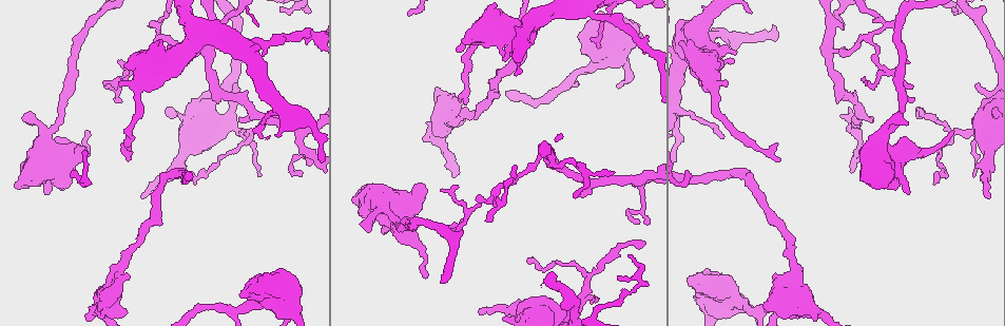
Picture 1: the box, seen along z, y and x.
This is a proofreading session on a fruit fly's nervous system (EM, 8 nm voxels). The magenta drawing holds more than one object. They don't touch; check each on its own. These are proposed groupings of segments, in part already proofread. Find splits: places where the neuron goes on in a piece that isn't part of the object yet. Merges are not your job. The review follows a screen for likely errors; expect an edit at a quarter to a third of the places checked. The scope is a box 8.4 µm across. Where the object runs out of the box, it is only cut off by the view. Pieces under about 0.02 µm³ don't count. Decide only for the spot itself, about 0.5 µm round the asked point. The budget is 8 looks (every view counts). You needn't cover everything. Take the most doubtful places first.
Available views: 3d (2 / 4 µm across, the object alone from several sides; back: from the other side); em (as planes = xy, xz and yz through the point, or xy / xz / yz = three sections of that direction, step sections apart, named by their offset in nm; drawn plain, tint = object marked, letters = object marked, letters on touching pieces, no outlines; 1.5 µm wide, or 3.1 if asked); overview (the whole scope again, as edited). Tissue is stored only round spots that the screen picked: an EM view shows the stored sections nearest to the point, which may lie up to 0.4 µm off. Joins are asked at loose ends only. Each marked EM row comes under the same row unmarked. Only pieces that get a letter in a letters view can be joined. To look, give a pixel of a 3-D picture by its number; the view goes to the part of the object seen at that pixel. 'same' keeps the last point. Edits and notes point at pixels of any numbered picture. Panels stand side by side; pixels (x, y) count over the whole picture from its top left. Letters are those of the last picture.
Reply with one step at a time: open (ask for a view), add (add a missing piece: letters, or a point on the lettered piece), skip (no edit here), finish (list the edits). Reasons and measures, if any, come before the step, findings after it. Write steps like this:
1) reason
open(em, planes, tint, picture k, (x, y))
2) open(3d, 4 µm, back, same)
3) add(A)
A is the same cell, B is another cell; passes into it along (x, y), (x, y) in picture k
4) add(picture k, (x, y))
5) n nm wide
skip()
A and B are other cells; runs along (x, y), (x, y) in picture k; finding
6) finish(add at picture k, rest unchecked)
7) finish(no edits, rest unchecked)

branch stops here
open(em, planes, letters, picture 1, (772, 276))

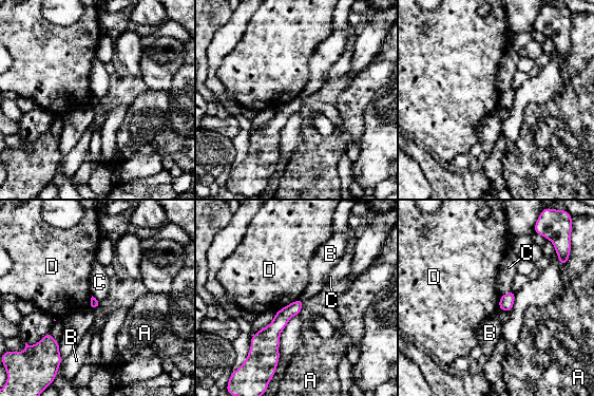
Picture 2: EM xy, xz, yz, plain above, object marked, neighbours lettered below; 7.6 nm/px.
skip()
A, B, C and D are other cells; no lettered piece goes on from it

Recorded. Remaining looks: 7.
free end
open(em, xz, step 4, letters, picture 1, (46, 193))

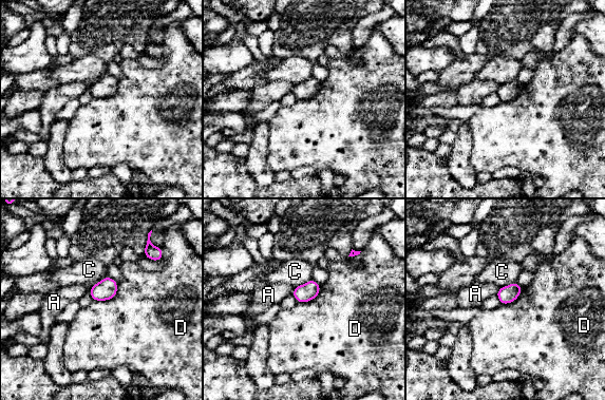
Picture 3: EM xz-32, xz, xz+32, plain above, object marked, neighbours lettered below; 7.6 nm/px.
skip()
A, C and D are other cells; border along (117, 283), (112, 298), (93, 300) in picture 3; none of them fits

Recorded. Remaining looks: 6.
an open end
open(em, planes, tint, picture 1, (503, 59))

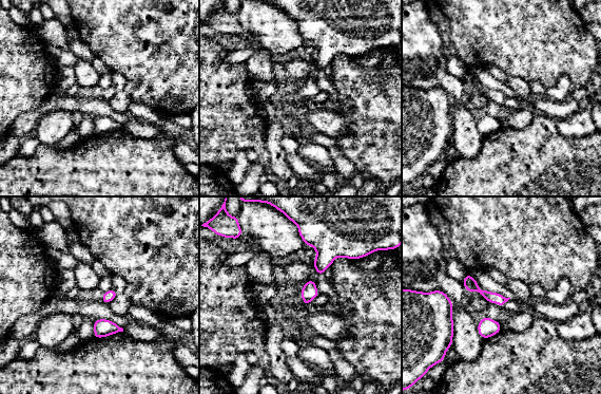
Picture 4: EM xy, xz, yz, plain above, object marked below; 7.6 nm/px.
open(em, planes, letters, same)

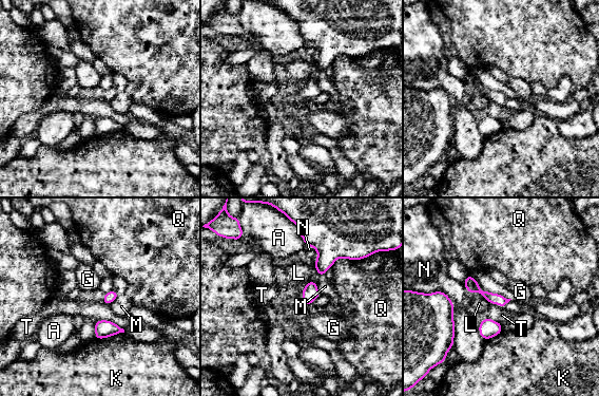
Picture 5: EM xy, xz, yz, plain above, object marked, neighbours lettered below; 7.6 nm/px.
skip()
A, G, K, L, M, N, Q and T are other cells; runs along (468, 279), (483, 294), (504, 301) in picture 5; no lettered piece goes on from it

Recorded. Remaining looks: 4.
finish(no edits, rest unchecked)

